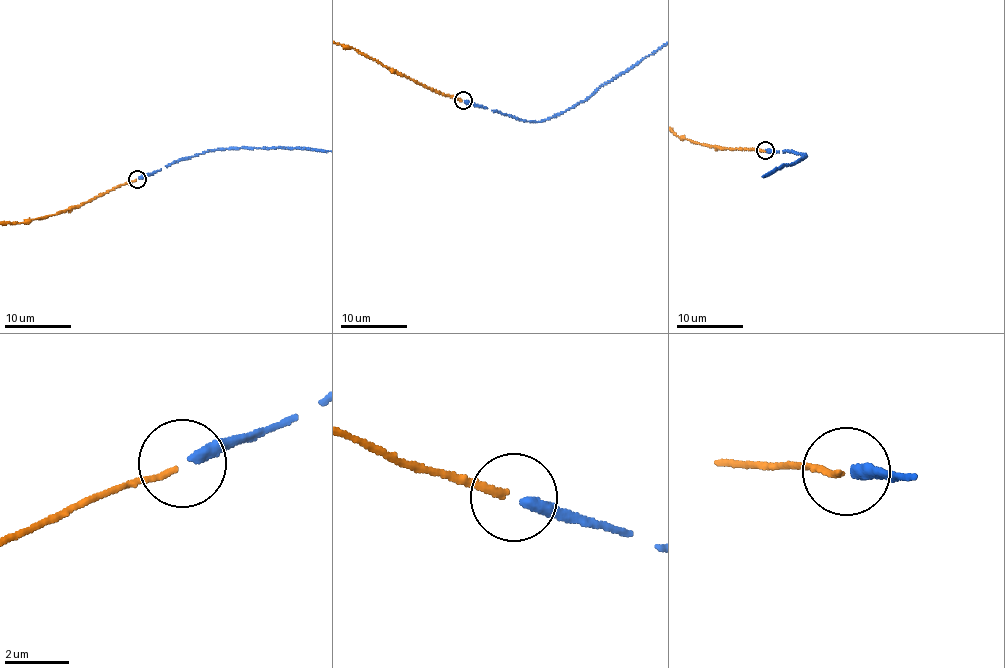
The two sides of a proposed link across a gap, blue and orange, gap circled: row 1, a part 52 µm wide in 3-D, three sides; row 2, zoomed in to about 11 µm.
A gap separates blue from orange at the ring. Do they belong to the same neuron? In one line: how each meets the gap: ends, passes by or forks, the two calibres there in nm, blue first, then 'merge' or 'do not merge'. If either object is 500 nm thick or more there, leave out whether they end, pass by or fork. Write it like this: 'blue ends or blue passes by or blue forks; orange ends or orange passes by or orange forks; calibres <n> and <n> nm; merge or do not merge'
blue ends; orange ends; calibres 340 and 190 nm; merge

